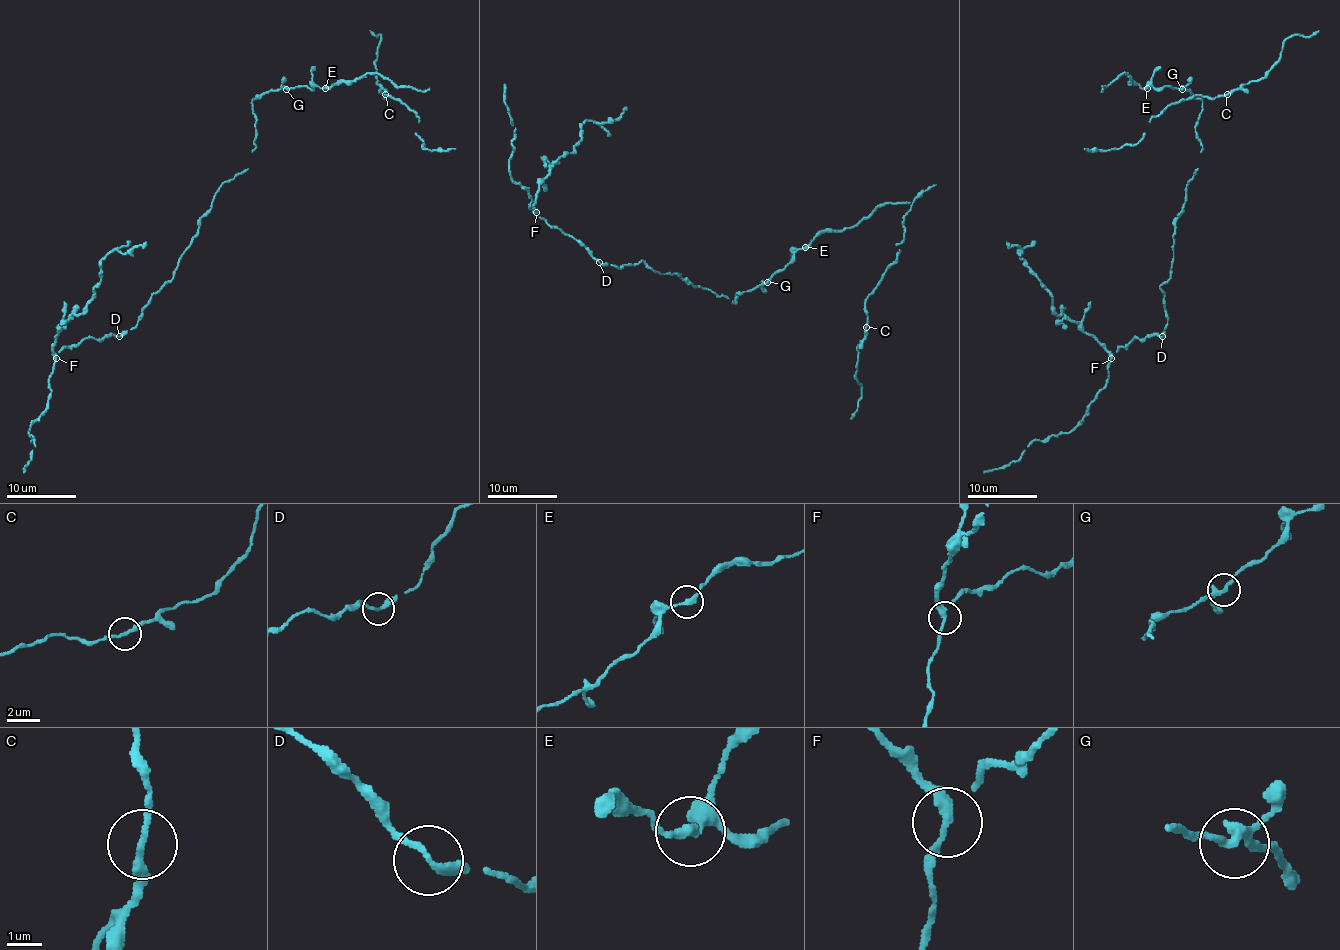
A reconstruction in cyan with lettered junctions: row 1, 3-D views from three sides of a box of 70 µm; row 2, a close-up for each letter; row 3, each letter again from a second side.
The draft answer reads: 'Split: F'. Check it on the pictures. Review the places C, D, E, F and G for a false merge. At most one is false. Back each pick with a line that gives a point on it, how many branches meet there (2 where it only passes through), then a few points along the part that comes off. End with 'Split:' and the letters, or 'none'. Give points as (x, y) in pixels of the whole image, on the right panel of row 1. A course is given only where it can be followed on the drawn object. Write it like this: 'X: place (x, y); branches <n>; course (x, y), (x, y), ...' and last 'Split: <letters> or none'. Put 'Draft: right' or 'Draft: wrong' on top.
Draft: right
F: place (1111, 358); branches 3; course (1112, 359), (1098, 341), (1054, 311), (1052, 296), (1021, 257), (1023, 250), (1016, 245), (1010, 247), (1007, 241)
Split: F

